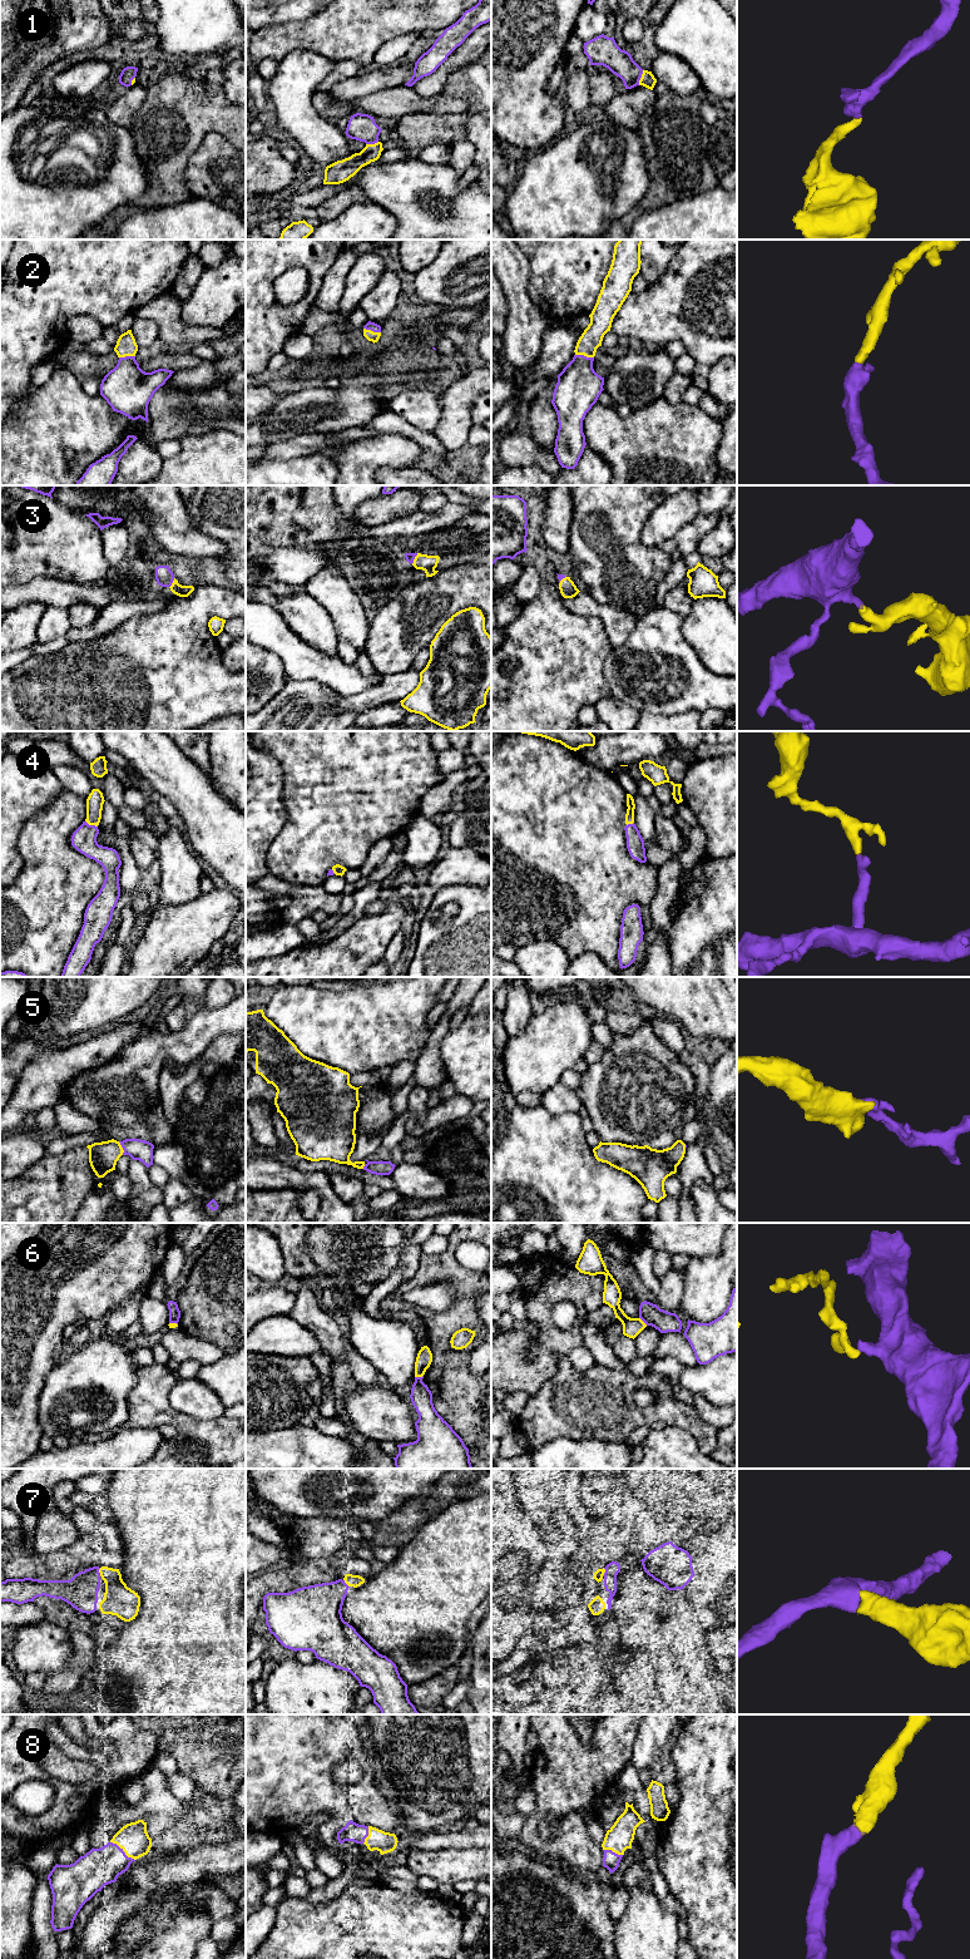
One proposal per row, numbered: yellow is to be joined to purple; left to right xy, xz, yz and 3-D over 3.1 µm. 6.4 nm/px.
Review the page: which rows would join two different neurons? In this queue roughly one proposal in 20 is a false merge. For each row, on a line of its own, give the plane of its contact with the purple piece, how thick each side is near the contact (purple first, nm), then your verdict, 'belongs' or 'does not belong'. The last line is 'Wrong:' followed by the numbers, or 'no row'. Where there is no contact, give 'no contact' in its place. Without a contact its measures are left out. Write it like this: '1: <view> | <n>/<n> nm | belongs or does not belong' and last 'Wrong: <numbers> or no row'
1: yz | 160/90 nm | belongs
2: yz | 280/140 nm | belongs
3: xz | 60/110 nm | belongs
4: xy | 160/110 nm | belongs
5: xy | 140/190 nm | belongs
6: xz | 140/100 nm | does not belong
7: xy | 220/200 nm | belongs
8: xy | 240/190 nm | belongs
Wrong: 6

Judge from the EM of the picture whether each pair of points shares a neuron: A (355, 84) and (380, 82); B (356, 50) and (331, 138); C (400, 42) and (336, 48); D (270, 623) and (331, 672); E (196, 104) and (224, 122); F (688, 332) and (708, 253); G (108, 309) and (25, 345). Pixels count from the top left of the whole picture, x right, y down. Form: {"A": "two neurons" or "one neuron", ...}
{"A": "one neuron", "B": "two neurons", "C": "two neurons", "D": "one neuron", "E": "one neuron", "F": "one neuron", "G": "one neuron"}

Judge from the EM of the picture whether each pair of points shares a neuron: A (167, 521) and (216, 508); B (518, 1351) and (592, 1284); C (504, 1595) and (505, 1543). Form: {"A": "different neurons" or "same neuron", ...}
{"A": "different neurons", "B": "same neuron", "C": "same neuron"}

